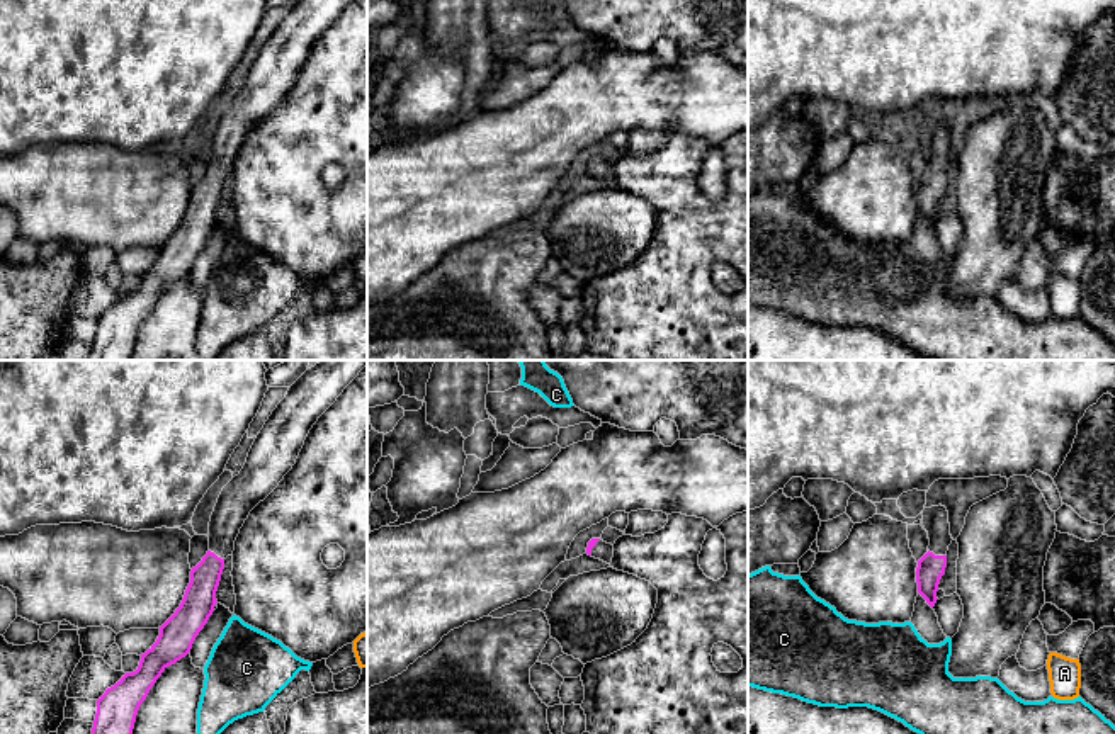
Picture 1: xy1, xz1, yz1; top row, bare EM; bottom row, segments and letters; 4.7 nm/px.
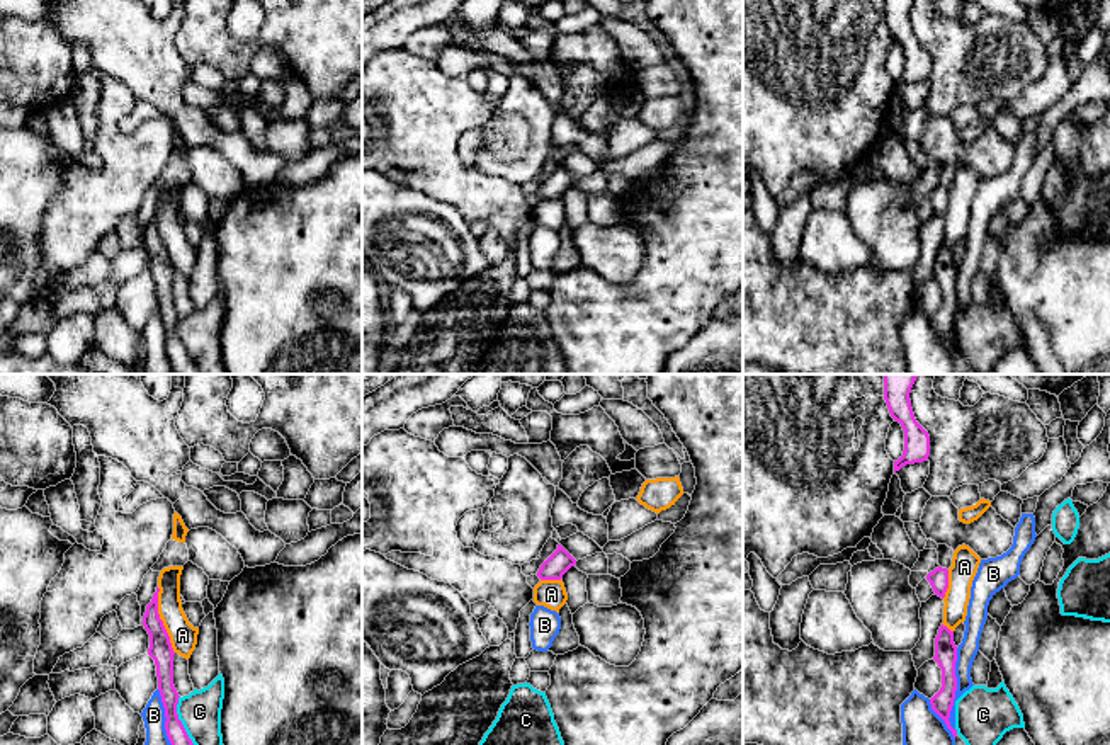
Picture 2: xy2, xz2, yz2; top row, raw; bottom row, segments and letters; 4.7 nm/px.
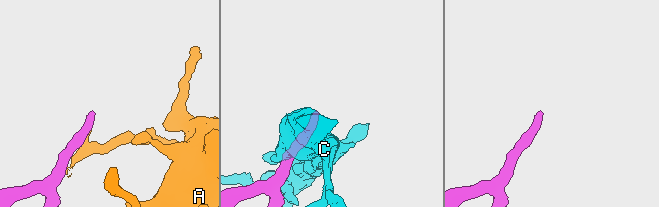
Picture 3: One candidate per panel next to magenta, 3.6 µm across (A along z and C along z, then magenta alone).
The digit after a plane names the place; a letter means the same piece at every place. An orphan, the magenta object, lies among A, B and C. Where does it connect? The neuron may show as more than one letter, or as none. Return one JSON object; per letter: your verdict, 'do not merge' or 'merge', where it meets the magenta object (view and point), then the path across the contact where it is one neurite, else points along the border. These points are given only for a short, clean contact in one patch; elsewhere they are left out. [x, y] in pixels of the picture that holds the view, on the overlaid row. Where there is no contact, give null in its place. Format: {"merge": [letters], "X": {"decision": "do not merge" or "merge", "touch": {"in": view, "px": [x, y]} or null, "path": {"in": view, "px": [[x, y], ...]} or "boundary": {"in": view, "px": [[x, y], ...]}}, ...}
{"merge": [], "A": {"decision": "do not merge", "touch": {"in": "xy2", "px": [160, 619]}, "boundary": {"in": "xy2", "px": [[157, 587], [158, 618], [175, 652]]}}, "B": {"decision": "do not merge", "touch": {"in": "yz2", "px": [954, 694]}}, "C": {"decision": "do not merge", "touch": {"in": "xy2", "px": [179, 720]}}}

